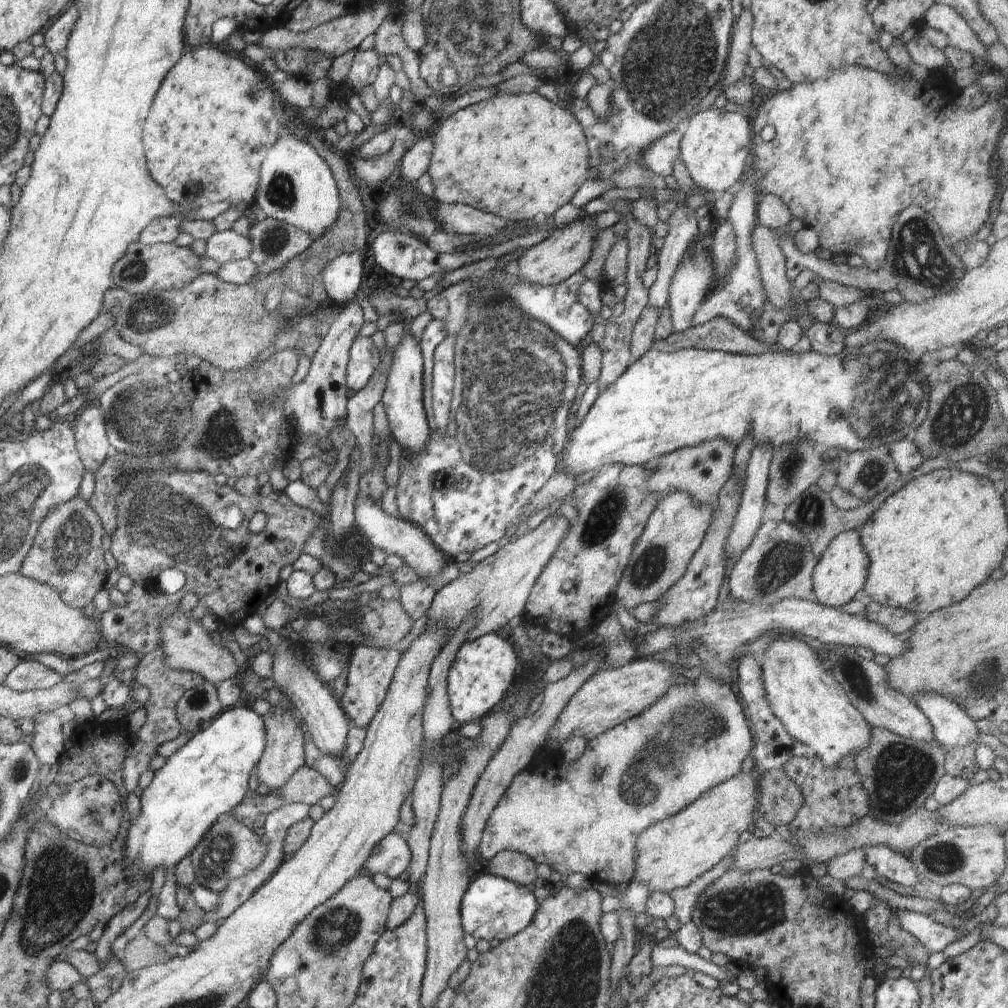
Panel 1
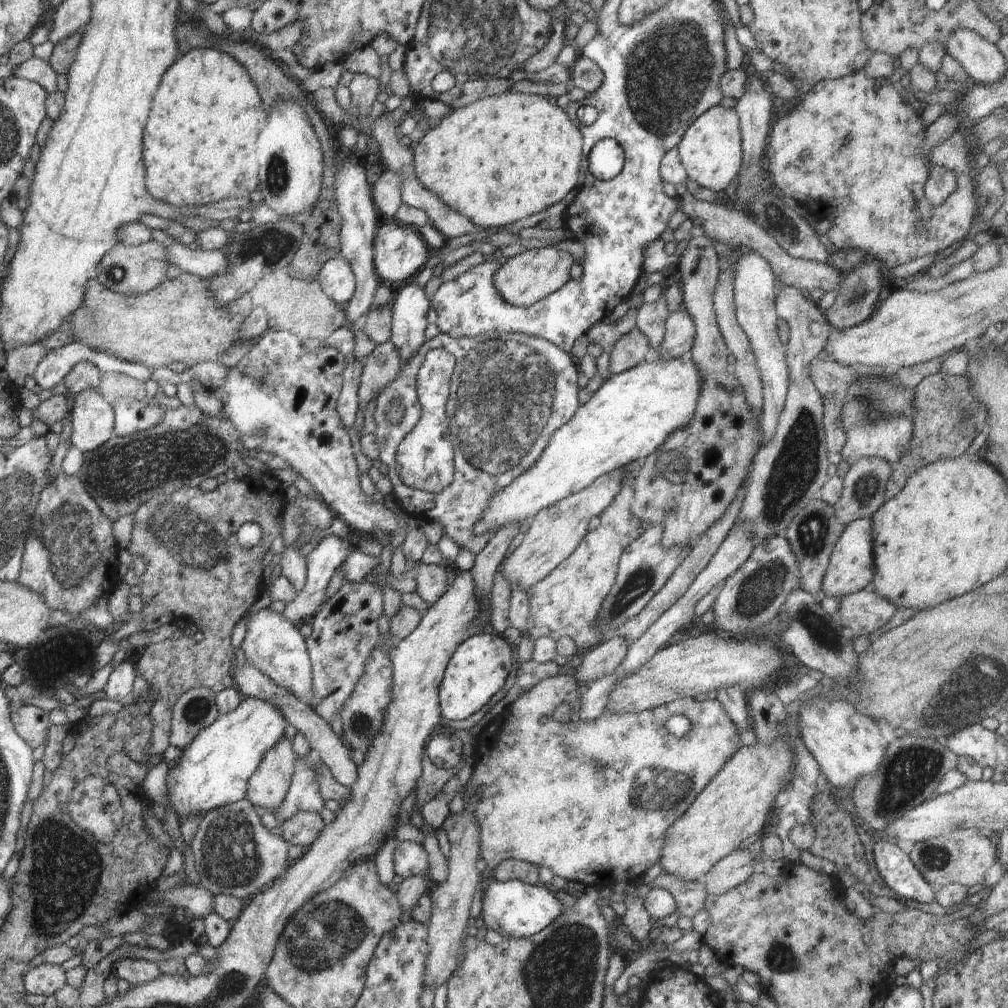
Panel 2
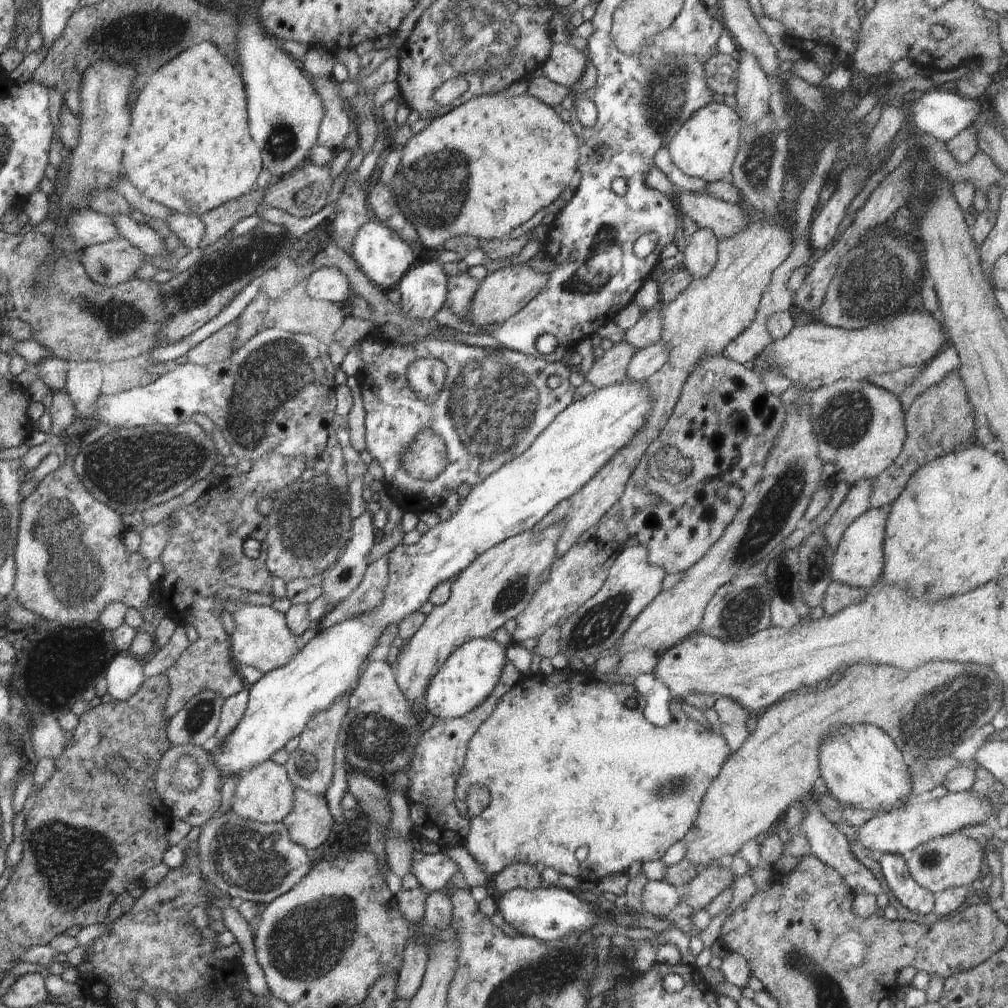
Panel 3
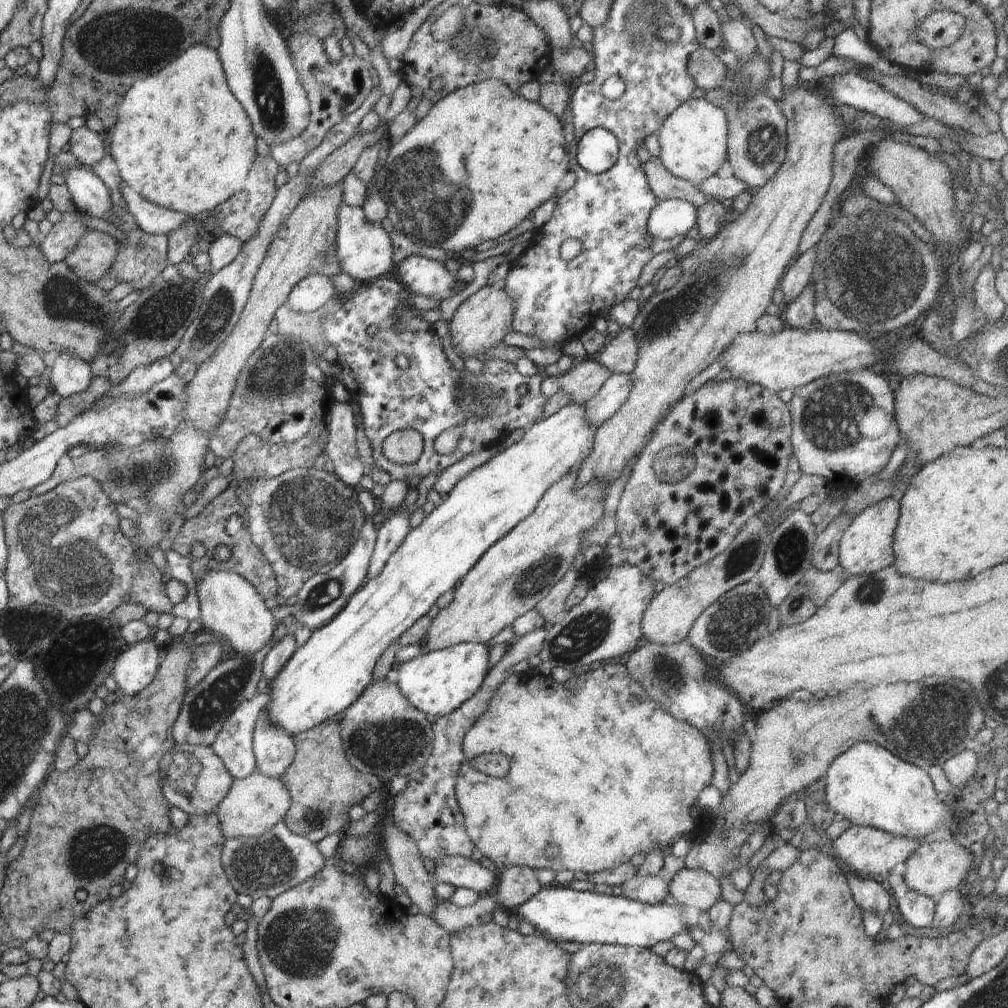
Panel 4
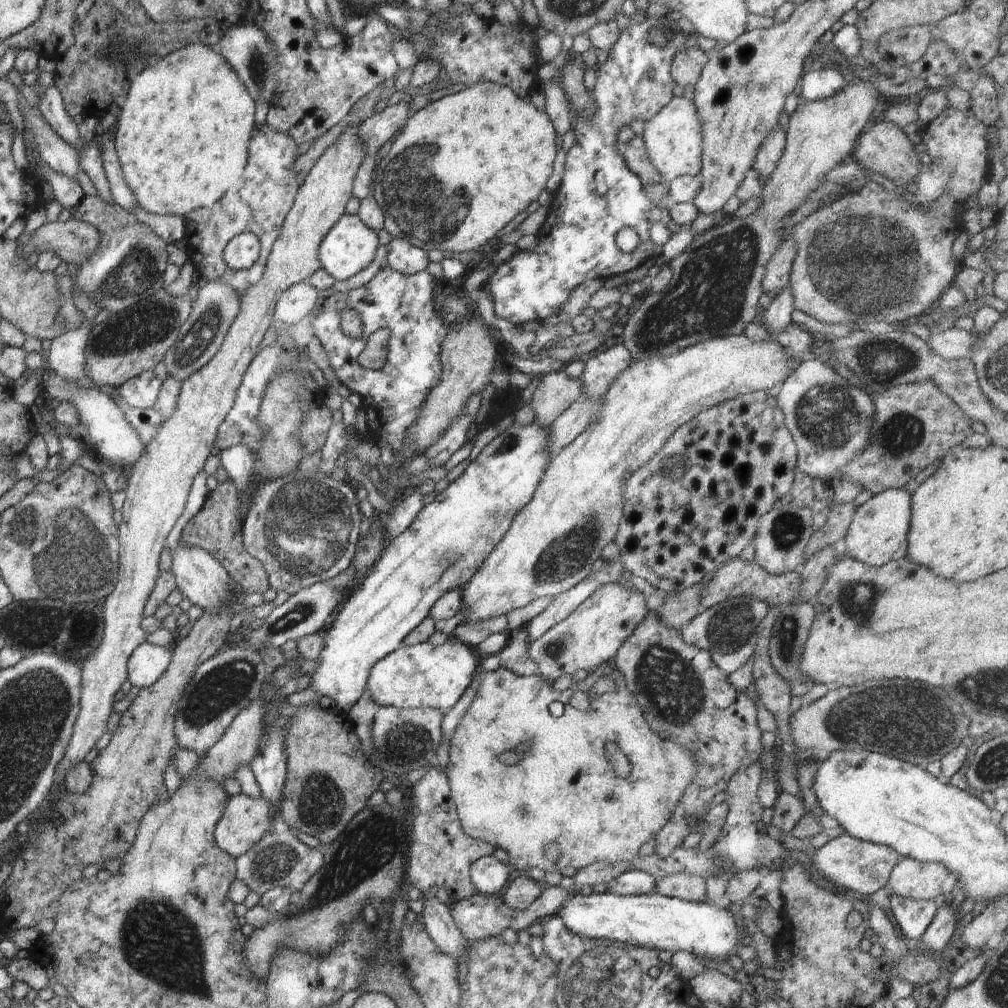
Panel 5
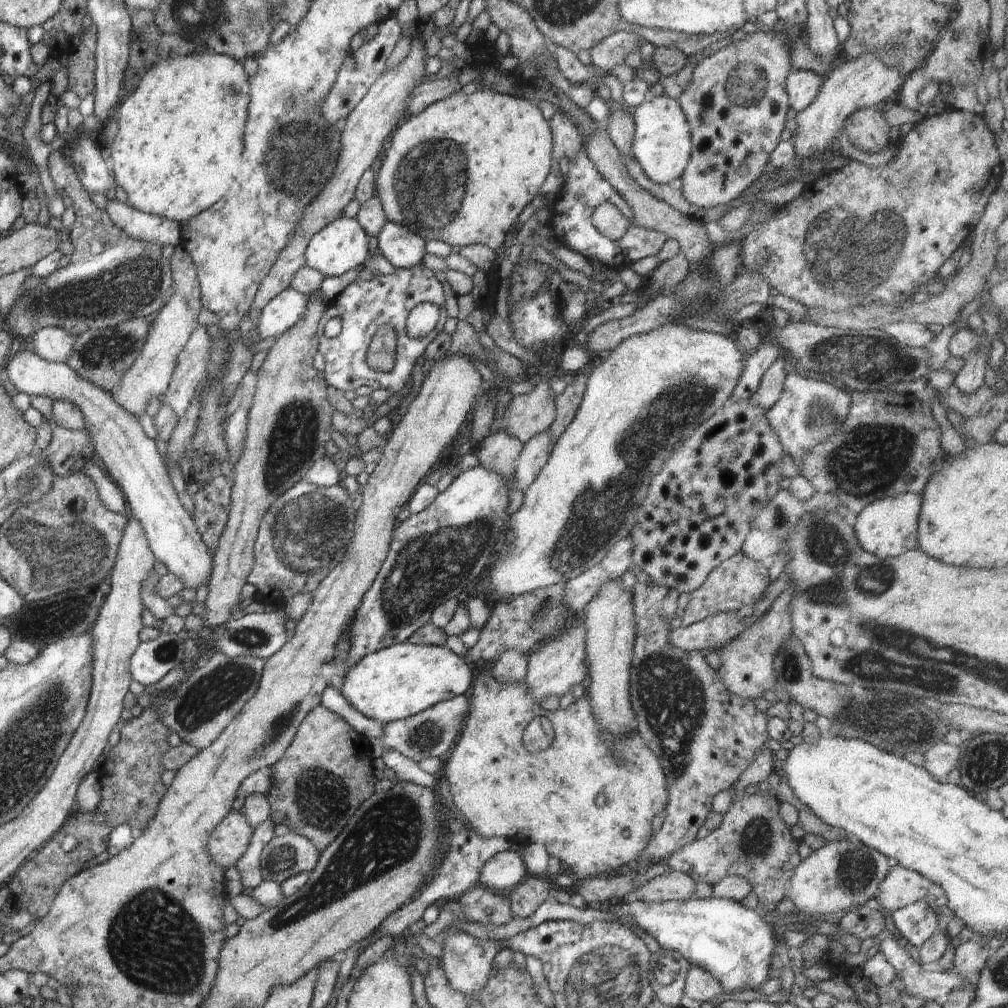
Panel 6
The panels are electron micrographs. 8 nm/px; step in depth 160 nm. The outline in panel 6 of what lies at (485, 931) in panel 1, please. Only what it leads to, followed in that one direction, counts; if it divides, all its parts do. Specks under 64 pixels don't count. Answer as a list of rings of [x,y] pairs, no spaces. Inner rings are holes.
[[[713,896],[706,900],[647,903],[631,897],[613,902],[608,912],[617,916],[612,922],[619,921],[630,930],[639,926],[660,947],[682,953],[690,964],[700,966],[716,978],[725,992],[753,989],[769,980],[774,975],[770,968],[772,954],[781,954],[772,924],[766,924],[757,912],[733,900]]]

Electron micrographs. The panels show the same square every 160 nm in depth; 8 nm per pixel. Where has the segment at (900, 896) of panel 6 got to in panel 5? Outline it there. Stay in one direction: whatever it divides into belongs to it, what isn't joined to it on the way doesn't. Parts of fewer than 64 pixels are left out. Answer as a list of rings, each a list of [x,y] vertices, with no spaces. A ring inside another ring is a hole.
[[[906,857],[893,869],[887,882],[892,893],[914,900],[934,900],[951,872],[943,864]]]

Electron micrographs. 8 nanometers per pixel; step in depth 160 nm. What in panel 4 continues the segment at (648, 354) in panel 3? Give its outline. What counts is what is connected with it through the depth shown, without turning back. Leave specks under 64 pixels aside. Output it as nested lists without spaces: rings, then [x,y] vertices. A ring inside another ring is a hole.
[[[612,373],[599,392],[583,404],[587,410],[587,421],[598,428],[605,420],[614,416],[626,402],[634,383],[635,378],[632,373]]]

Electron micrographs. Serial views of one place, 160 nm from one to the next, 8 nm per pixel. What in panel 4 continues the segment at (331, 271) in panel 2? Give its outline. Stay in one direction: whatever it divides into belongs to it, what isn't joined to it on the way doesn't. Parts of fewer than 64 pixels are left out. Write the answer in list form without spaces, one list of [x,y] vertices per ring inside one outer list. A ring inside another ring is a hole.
[[[310,275],[294,286],[286,303],[293,311],[311,313],[322,308],[334,296],[337,292],[330,277]]]

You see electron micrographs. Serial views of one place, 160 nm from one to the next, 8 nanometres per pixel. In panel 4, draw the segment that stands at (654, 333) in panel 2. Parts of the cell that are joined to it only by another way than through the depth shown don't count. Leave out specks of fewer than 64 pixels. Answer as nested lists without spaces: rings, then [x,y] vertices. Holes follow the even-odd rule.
[[[623,328],[616,336],[611,336],[605,342],[601,351],[593,358],[612,373],[632,373],[638,362],[640,343],[636,336],[636,329]]]

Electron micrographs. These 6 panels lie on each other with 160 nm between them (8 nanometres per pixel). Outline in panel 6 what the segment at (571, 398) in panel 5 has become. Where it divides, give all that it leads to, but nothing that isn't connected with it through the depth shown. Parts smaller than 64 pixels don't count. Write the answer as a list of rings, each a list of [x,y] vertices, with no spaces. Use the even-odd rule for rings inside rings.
[[[546,379],[537,384],[531,392],[515,396],[503,411],[503,415],[494,418],[492,433],[502,429],[519,441],[528,442],[533,436],[549,429],[555,421],[555,396]]]

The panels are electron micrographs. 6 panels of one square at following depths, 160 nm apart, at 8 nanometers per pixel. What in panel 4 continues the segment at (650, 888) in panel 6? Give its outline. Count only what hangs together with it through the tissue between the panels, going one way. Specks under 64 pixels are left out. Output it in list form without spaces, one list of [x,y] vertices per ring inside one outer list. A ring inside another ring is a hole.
[[[684,868],[679,870],[669,883],[669,893],[674,900],[682,904],[708,912],[720,901],[720,880],[709,872]]]

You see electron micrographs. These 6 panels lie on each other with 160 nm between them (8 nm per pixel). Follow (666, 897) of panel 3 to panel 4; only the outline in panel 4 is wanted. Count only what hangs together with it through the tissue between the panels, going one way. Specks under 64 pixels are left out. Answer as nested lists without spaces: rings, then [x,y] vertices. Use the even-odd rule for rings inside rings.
[[[634,875],[621,887],[624,897],[649,905],[662,903],[669,893],[669,884],[654,875]]]

